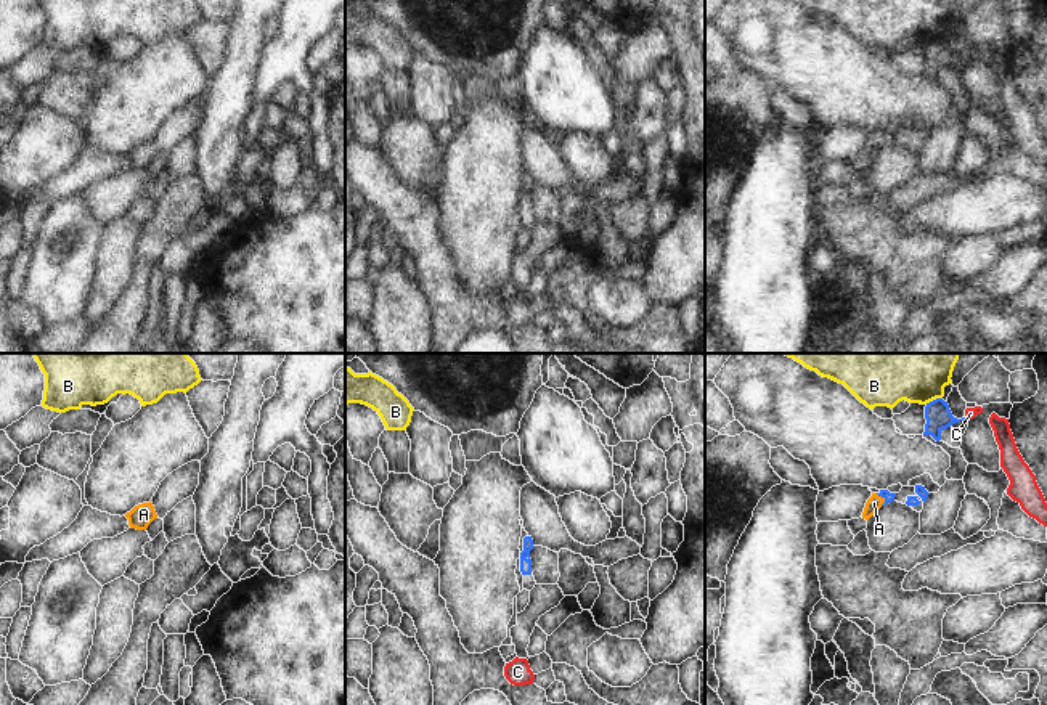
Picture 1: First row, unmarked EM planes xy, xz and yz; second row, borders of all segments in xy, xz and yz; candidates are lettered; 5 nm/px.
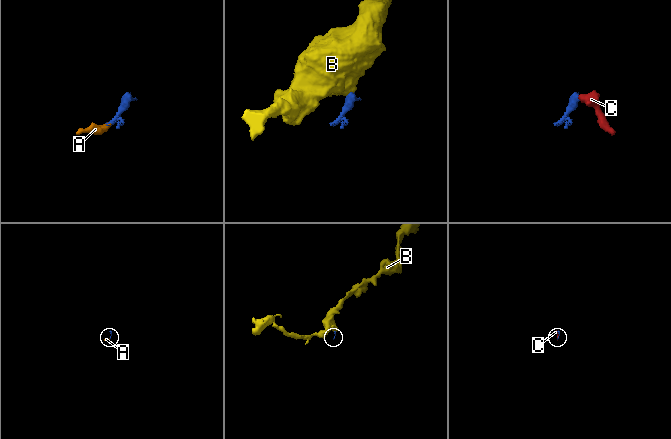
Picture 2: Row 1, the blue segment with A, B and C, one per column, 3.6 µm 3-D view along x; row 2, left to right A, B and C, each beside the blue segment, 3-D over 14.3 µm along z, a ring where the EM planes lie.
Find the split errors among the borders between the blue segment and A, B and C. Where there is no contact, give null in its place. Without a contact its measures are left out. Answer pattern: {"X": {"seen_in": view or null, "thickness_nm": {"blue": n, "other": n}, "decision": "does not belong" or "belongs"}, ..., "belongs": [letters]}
{"A": {"seen_in": "yz", "thickness_nm": {"blue": 50, "other": 80}, "decision": "belongs"}, "B": {"seen_in": "yz", "thickness_nm": {"blue": 130, "other": 440}, "decision": "does not belong"}, "C": {"seen_in": null, "decision": "belongs"}, "belongs": ["A", "C"]}

